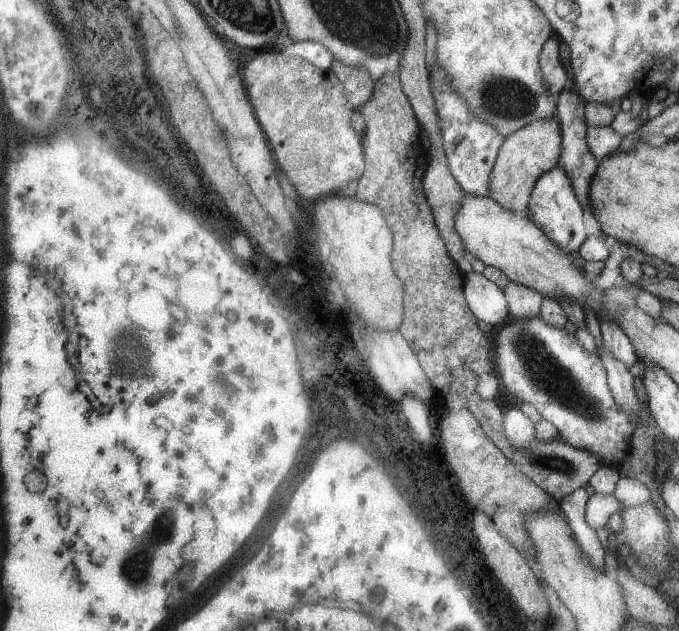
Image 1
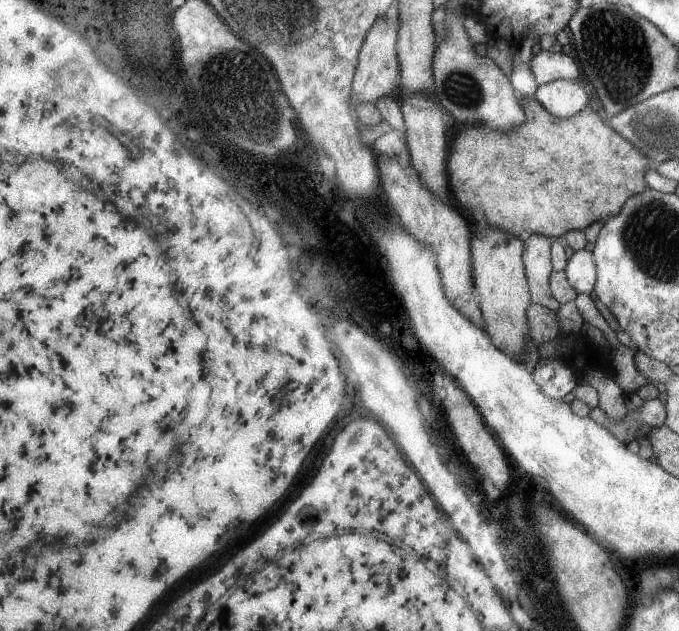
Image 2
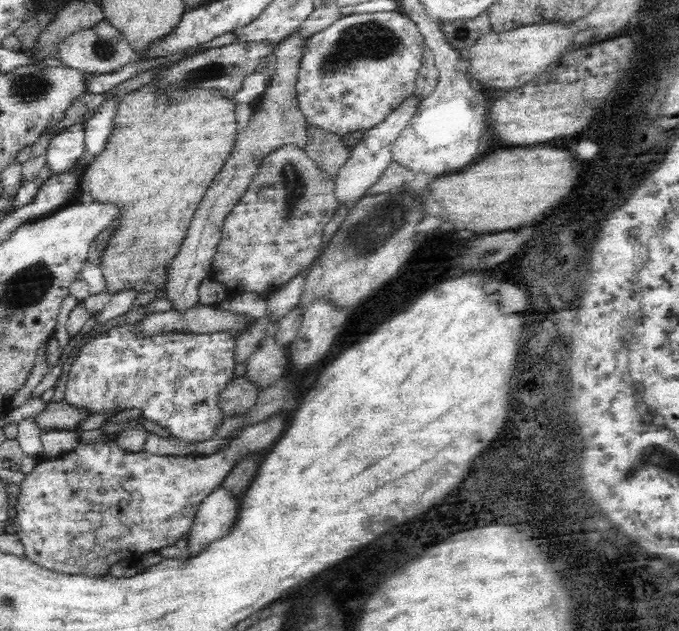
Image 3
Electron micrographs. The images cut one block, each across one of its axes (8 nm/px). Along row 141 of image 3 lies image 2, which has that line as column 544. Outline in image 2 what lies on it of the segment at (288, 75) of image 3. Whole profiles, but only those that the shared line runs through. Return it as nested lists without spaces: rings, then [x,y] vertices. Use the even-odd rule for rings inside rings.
[[[532,234],[524,237],[524,241],[526,242],[526,252],[523,254],[523,259],[527,265],[532,298],[536,304],[554,313],[558,312],[561,304],[552,298],[552,294],[548,290],[548,280],[554,271],[551,261],[552,239],[548,236]]]

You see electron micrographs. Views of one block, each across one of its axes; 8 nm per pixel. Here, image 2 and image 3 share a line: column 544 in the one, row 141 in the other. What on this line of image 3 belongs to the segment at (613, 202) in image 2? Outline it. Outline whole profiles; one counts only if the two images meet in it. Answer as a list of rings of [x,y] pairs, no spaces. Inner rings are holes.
[[[146,84],[121,98],[110,140],[103,152],[88,164],[79,184],[84,192],[92,192],[94,201],[112,203],[118,208],[118,230],[100,258],[106,292],[116,294],[122,288],[146,290],[146,284],[156,284],[162,290],[168,283],[166,262],[171,264],[178,254],[200,200],[234,149],[238,137],[235,108],[234,102],[214,89],[159,96],[154,84]]]

